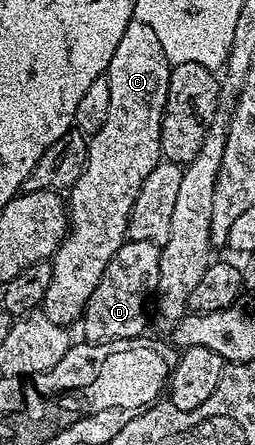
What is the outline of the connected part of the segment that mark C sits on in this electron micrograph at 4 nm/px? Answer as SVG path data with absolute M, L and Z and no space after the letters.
M130 22L104 75L112 95L108 117L104 119L104 128L89 139L84 172L80 172L80 180L68 191L66 239L58 245L50 262L52 281L48 292L44 292L40 310L54 324L70 328L81 319L92 292L96 292L96 284L100 284L100 276L104 276L104 268L108 268L108 260L128 241L128 216L136 196L140 196L140 184L163 161L160 132L171 69L152 28Z

